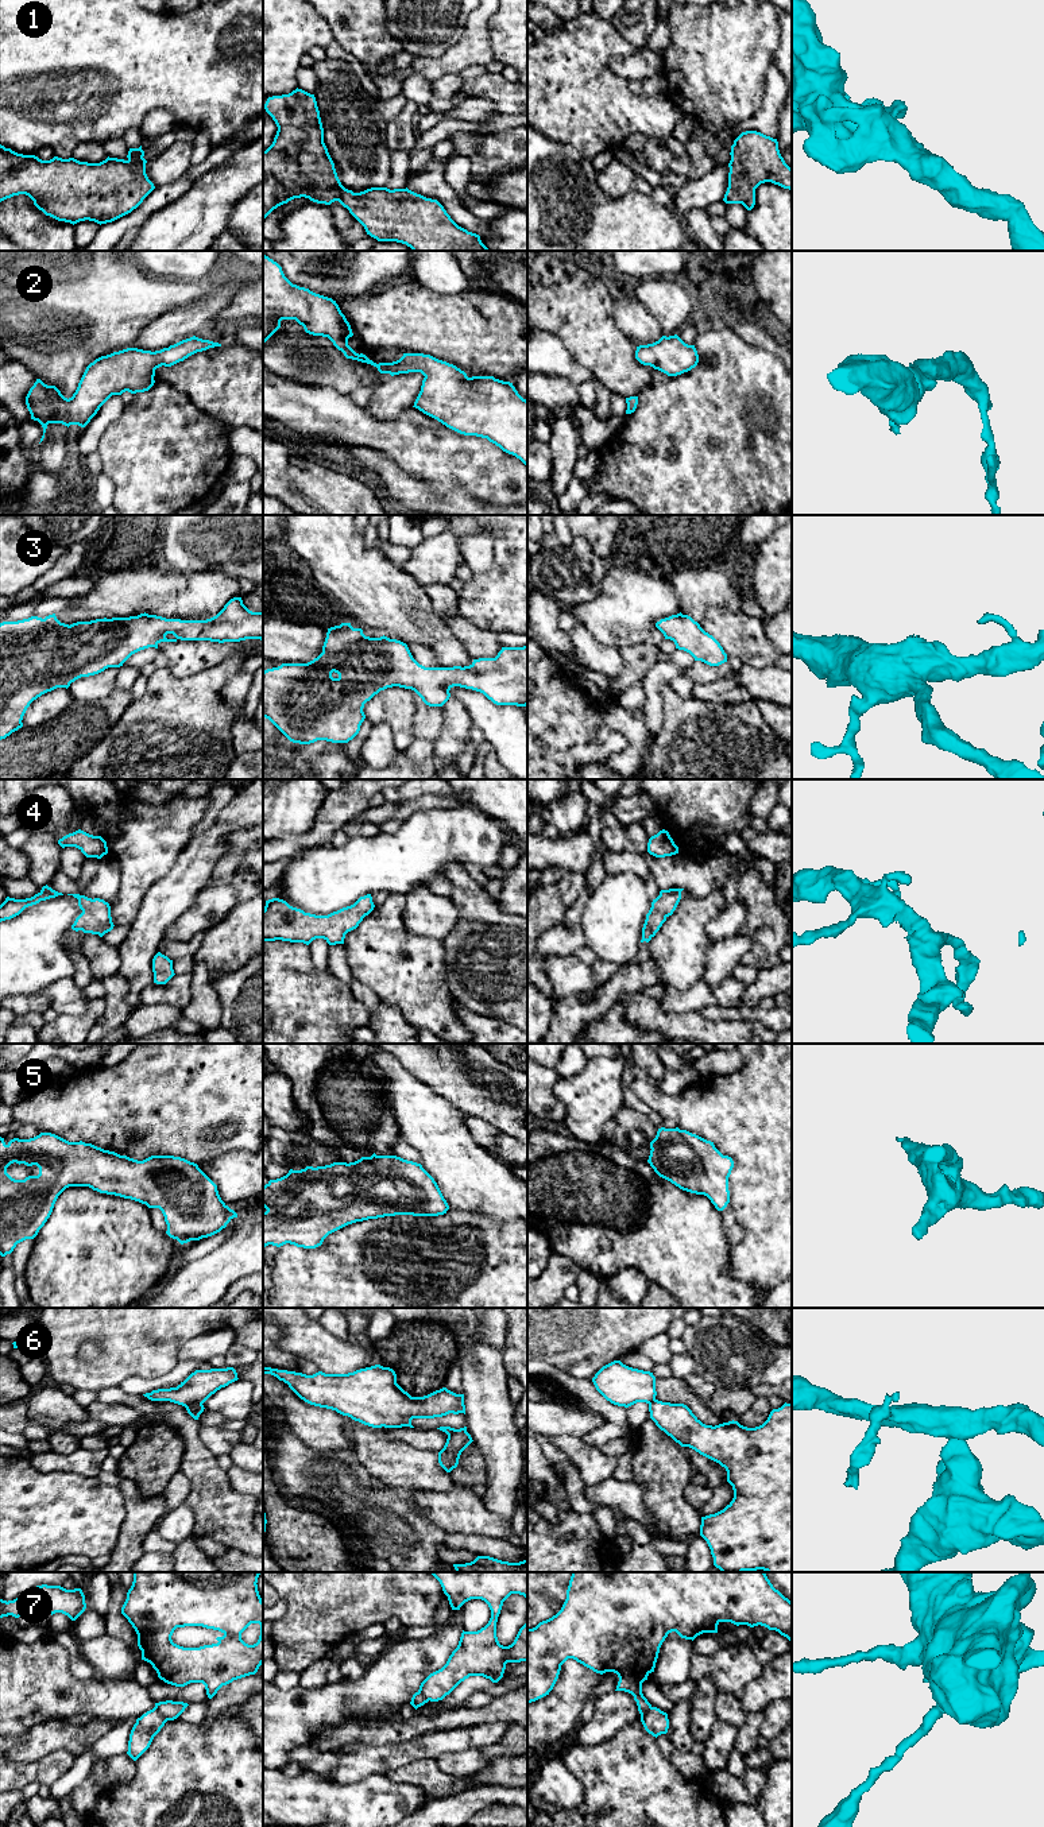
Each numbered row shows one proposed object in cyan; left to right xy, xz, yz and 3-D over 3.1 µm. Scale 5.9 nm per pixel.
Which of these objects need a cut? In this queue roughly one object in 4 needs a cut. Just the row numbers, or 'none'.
6, 7

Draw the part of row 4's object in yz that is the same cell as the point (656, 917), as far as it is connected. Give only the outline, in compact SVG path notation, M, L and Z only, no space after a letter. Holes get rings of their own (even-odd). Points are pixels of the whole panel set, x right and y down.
M684 889L661 890L660 895L653 899L651 907L646 914L646 920L642 928L641 942L649 942L660 930L666 918L673 914L681 899L683 890Z

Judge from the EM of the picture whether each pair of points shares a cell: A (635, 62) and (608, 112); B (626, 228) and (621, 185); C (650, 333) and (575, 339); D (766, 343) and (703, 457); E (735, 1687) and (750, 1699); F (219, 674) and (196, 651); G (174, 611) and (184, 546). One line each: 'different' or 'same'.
A: different
B: different
C: different
D: different
E: different
F: different
G: different

